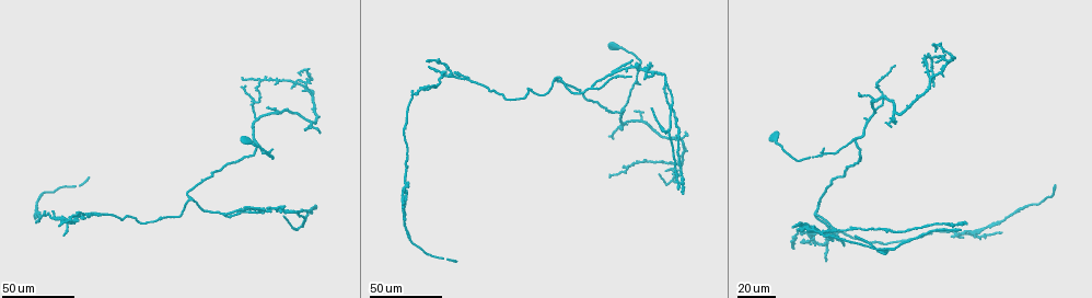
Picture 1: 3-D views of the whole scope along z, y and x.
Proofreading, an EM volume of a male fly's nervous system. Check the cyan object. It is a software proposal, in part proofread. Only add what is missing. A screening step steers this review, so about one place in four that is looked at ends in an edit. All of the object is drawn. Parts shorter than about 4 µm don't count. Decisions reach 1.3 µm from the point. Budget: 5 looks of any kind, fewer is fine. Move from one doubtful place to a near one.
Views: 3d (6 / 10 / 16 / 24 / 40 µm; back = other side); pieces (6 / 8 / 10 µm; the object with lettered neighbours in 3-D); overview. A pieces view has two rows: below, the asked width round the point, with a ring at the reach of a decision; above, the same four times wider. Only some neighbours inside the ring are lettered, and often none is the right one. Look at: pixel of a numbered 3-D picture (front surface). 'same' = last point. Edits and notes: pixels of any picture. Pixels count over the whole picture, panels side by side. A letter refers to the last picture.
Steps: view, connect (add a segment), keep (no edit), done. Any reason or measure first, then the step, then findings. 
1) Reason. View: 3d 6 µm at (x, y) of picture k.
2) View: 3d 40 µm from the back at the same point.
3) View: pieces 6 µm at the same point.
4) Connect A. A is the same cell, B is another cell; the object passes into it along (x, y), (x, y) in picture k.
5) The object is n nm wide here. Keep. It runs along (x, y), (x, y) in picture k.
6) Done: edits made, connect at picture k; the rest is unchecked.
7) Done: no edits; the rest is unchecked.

An open end. View: 3d 24 µm at (282, 212) of picture 1.

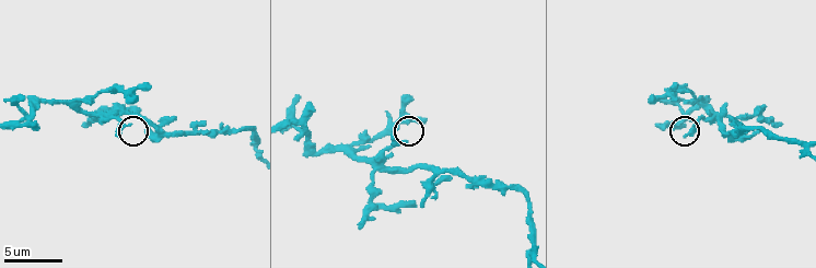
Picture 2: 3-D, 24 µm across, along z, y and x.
View: pieces 6 µm at (117, 136) of picture 2.

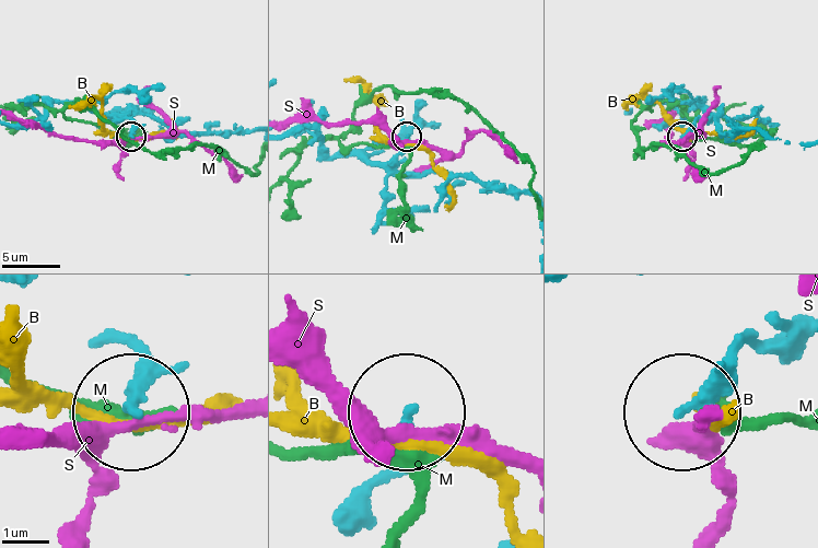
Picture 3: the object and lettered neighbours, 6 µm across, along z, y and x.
Keep. B, M and S are other cells; it runs along (129, 349), (132, 404) in picture 3; no lettered segment goes on from it.

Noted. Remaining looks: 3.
View: 3d 40 µm at (629, 74) of picture 1.

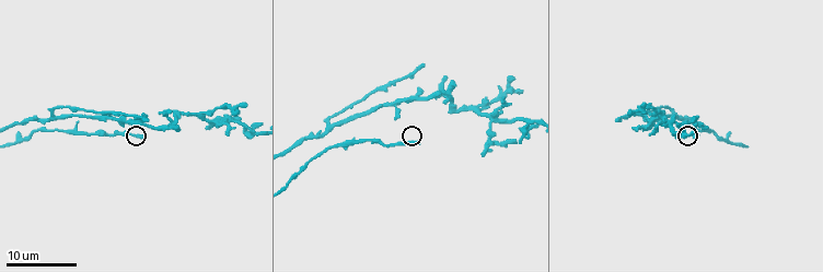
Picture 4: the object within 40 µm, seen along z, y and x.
View: pieces 6 µm at (143, 135) of picture 4.

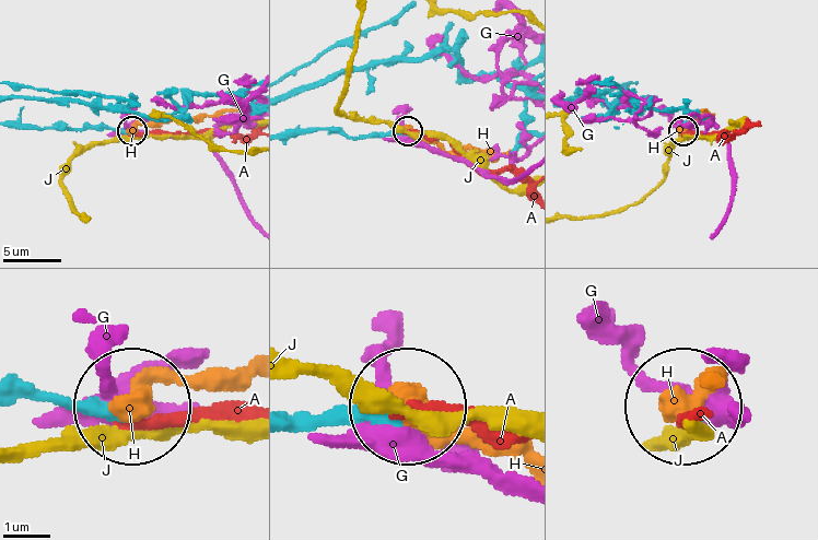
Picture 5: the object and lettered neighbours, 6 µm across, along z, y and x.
Keep. A, G, H and J are other cells; it runs along (288, 138), (323, 128), (338, 128), (352, 138), (405, 132) in picture 5; no lettered segment goes on from it.

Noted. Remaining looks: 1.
Done: no edits; the rest is unchecked.

